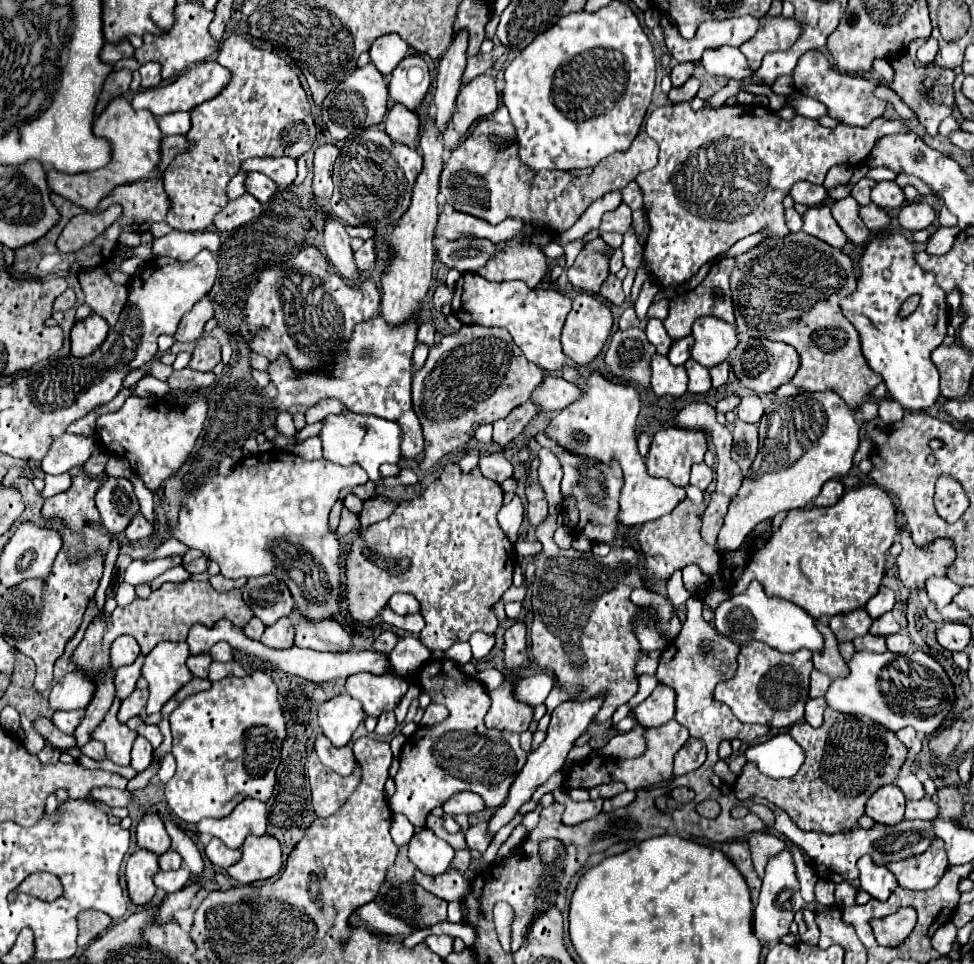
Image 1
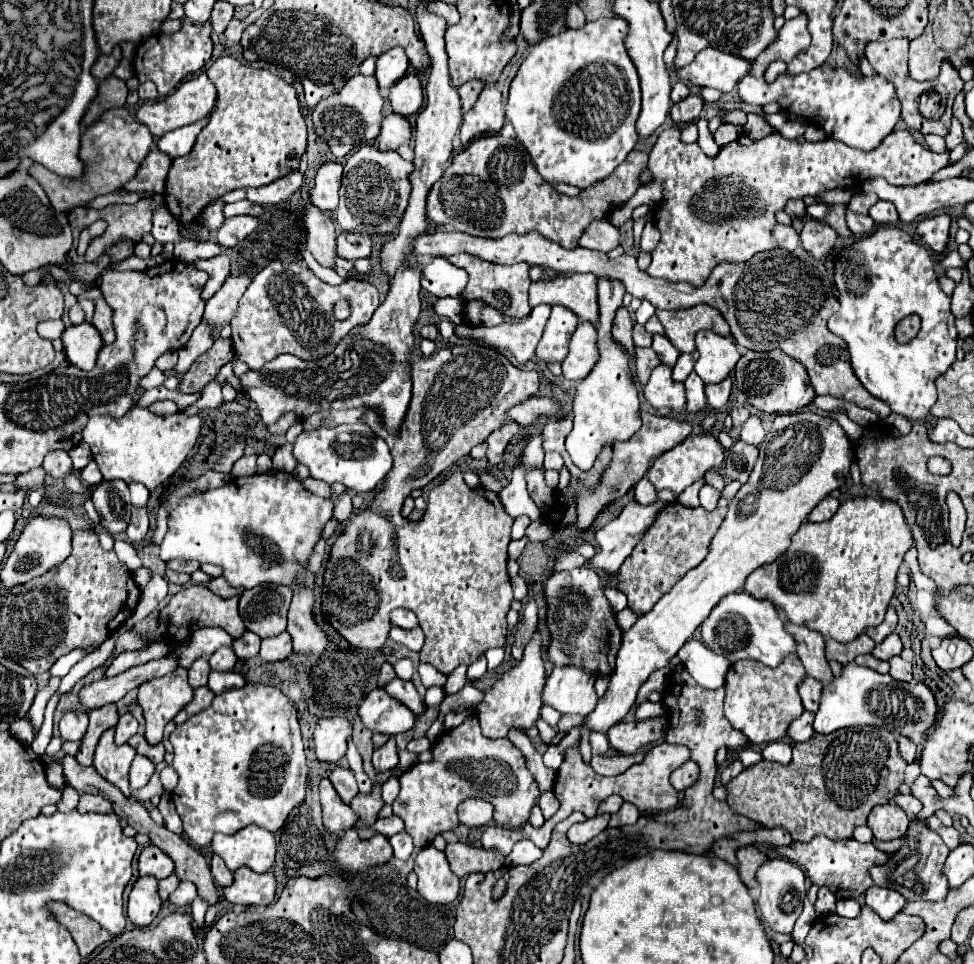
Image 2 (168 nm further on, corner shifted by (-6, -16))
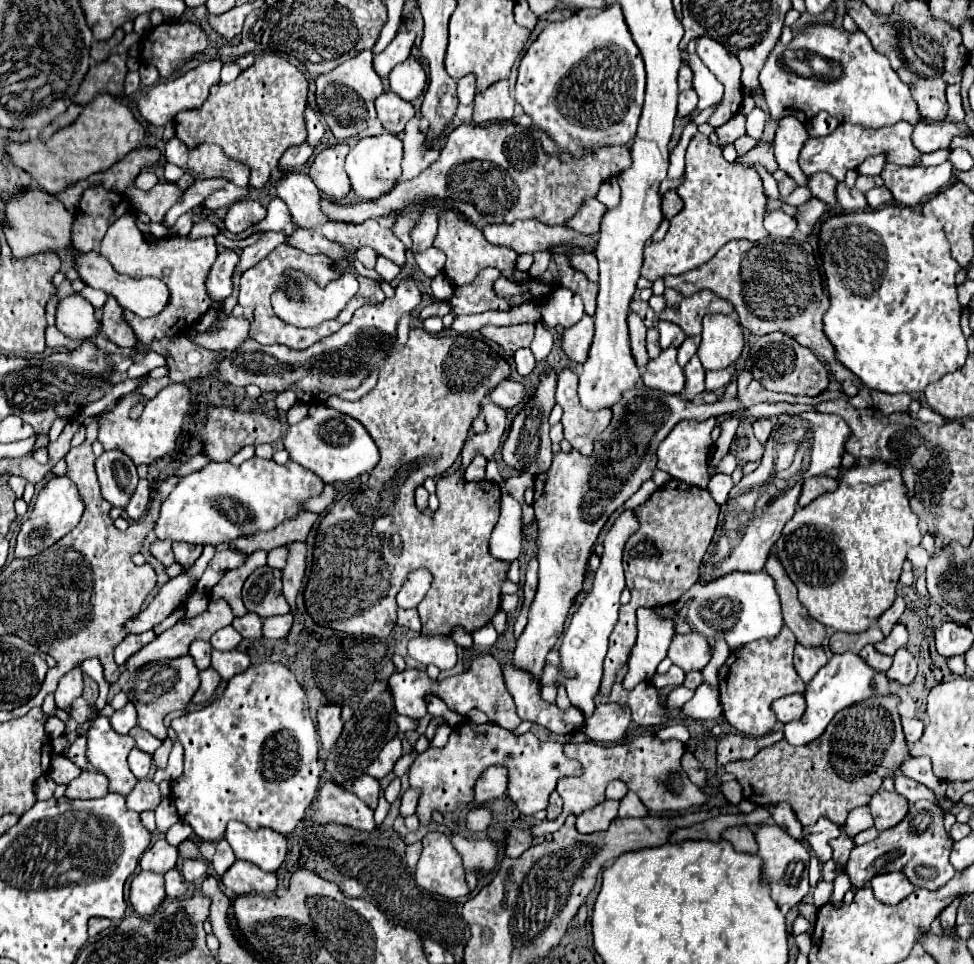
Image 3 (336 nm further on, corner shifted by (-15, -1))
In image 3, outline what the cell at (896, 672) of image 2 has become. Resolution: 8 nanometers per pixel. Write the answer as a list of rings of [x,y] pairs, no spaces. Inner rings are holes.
[[[898,649],[894,655],[894,663],[886,673],[888,679],[900,683],[900,685],[910,685],[916,677],[916,659],[910,655],[908,649]]]

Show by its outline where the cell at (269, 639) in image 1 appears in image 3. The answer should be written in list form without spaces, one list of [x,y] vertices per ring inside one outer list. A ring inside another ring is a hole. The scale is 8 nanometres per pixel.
[[[292,613],[288,615],[276,615],[264,619],[262,625],[262,635],[268,639],[284,639],[292,627]]]

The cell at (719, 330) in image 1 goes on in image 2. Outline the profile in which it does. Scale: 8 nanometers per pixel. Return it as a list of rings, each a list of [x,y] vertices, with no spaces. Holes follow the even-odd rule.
[[[711,330],[697,332],[697,352],[699,360],[695,362],[695,372],[705,384],[725,380],[741,358],[731,336],[719,336]]]

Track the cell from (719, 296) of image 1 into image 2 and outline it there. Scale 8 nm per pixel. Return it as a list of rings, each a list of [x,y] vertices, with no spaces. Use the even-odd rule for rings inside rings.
[[[697,304],[685,310],[657,310],[655,314],[665,326],[665,336],[679,352],[695,350],[695,334],[699,330],[713,330],[723,336],[731,334],[723,314],[709,304]]]

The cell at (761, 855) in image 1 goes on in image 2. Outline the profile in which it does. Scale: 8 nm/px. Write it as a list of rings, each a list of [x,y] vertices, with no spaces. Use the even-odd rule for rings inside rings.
[[[743,846],[737,850],[737,860],[739,860],[739,876],[745,882],[745,886],[749,888],[759,886],[759,882],[755,880],[755,872],[763,864],[763,860],[767,860],[767,854],[761,852],[761,848],[757,846]]]

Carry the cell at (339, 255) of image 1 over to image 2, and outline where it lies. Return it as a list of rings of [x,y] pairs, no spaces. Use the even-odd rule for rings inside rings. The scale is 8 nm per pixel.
[[[315,206],[305,208],[305,232],[307,232],[307,250],[317,258],[317,262],[325,268],[335,270],[335,224],[329,214],[321,212]]]

